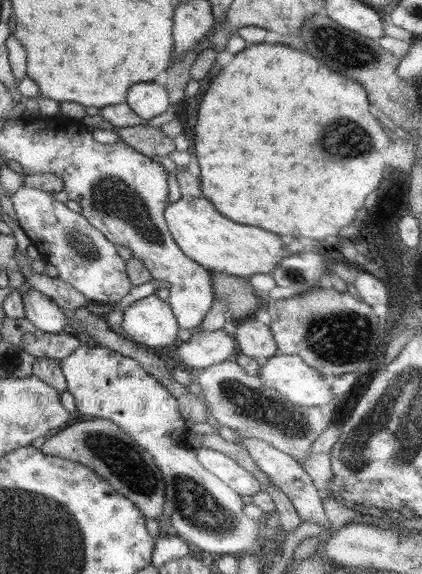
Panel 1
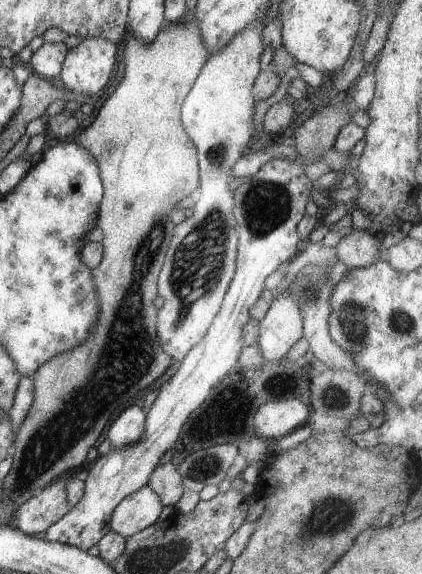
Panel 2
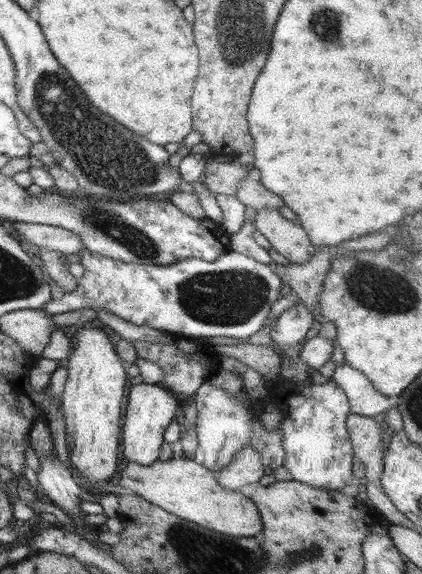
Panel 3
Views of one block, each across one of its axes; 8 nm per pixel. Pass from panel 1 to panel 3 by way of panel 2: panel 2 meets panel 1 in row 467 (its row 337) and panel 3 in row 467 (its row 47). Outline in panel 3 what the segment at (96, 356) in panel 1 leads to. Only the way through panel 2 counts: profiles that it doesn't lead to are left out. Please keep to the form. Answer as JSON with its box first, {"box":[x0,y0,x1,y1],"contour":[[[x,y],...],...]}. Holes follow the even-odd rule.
{"box":[215,446,265,491],"contour":[[[246,446],[239,454],[236,454],[234,462],[222,471],[215,472],[216,479],[222,488],[238,491],[246,484],[258,482],[265,474],[265,467],[261,462],[261,455]]]}

